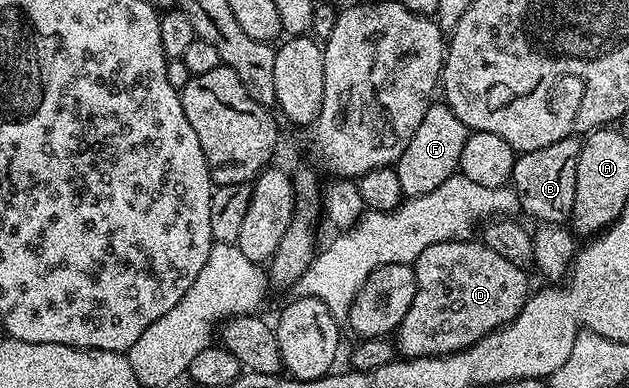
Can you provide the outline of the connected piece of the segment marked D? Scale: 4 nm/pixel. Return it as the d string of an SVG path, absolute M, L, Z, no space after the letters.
M458 240L455 242L436 242L431 248L423 248L416 262L412 263L415 272L415 300L407 308L407 316L397 325L395 345L402 359L406 358L442 358L444 354L454 354L467 349L483 336L498 330L515 316L529 299L531 287L524 269L511 260L503 260L499 252L491 252L480 240Z

